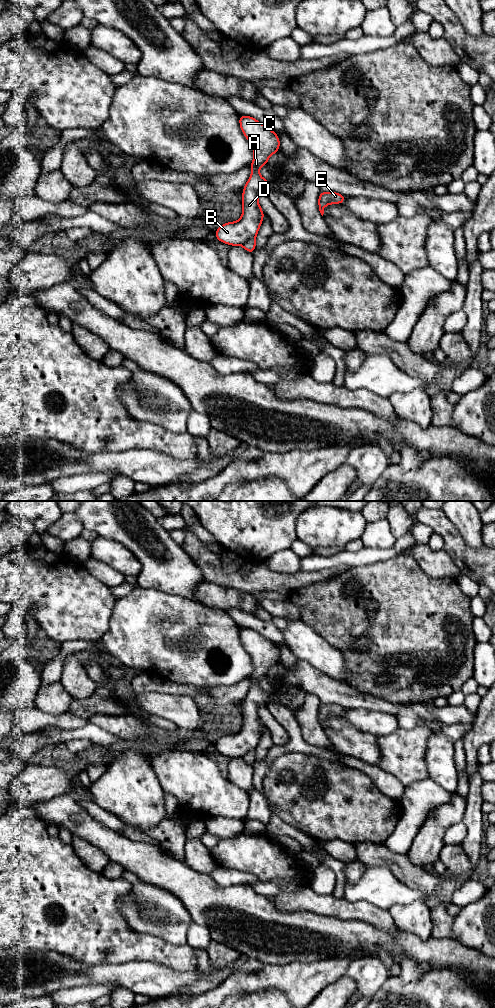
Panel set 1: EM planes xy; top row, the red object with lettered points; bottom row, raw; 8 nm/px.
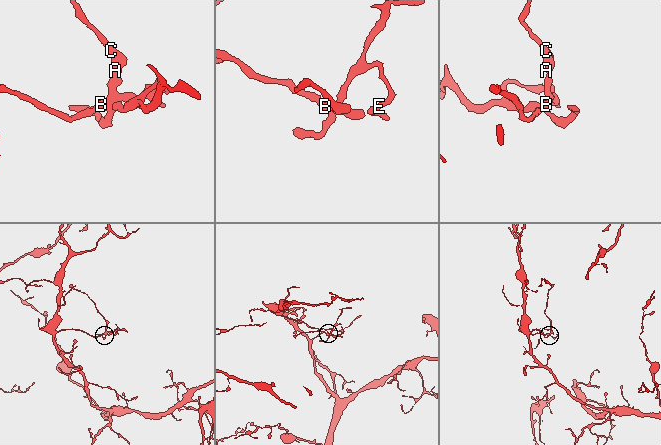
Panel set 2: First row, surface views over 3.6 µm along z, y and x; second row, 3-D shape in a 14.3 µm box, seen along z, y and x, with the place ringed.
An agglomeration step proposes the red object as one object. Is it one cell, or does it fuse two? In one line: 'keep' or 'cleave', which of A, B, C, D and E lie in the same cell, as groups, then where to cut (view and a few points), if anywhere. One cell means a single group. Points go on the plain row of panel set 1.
cleave; groups A B C D / E; cut xy (254, 749), (251, 749), (242, 757)

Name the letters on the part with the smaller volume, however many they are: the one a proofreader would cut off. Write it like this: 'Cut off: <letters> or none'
Cut off: E

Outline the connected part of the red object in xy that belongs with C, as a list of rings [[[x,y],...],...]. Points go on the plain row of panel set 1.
[[[239,627],[242,645],[252,658],[254,672],[249,677],[252,685],[243,699],[241,730],[235,734],[222,736],[215,744],[215,749],[222,755],[236,758],[243,757],[255,750],[264,730],[258,715],[258,707],[267,704],[271,695],[262,690],[258,682],[268,676],[268,669],[279,664],[280,651],[277,646],[253,629]]]

